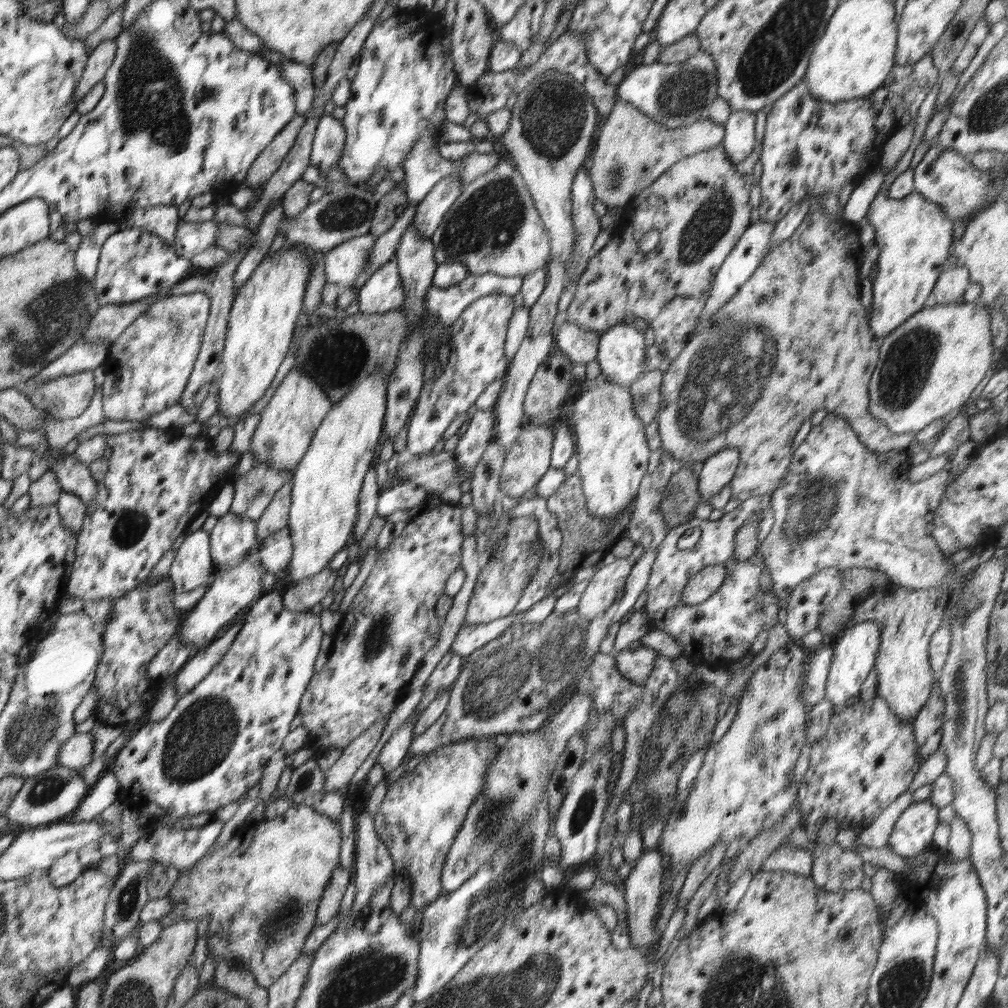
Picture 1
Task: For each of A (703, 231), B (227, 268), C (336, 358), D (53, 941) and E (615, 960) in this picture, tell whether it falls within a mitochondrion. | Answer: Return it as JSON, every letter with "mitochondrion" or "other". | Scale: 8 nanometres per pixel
{"A":"mitochondrion","B":"other","C":"mitochondrion","D":"other","E":"other"}

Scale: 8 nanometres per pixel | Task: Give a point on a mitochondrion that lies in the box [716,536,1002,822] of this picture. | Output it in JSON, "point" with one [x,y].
{"point":[961,674]}

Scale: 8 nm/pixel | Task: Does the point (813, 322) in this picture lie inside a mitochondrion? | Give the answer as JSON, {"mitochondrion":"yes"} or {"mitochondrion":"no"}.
{"mitochondrion":"no"}

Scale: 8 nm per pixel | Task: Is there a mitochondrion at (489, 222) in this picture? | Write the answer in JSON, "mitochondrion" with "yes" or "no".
{"mitochondrion":"yes"}

